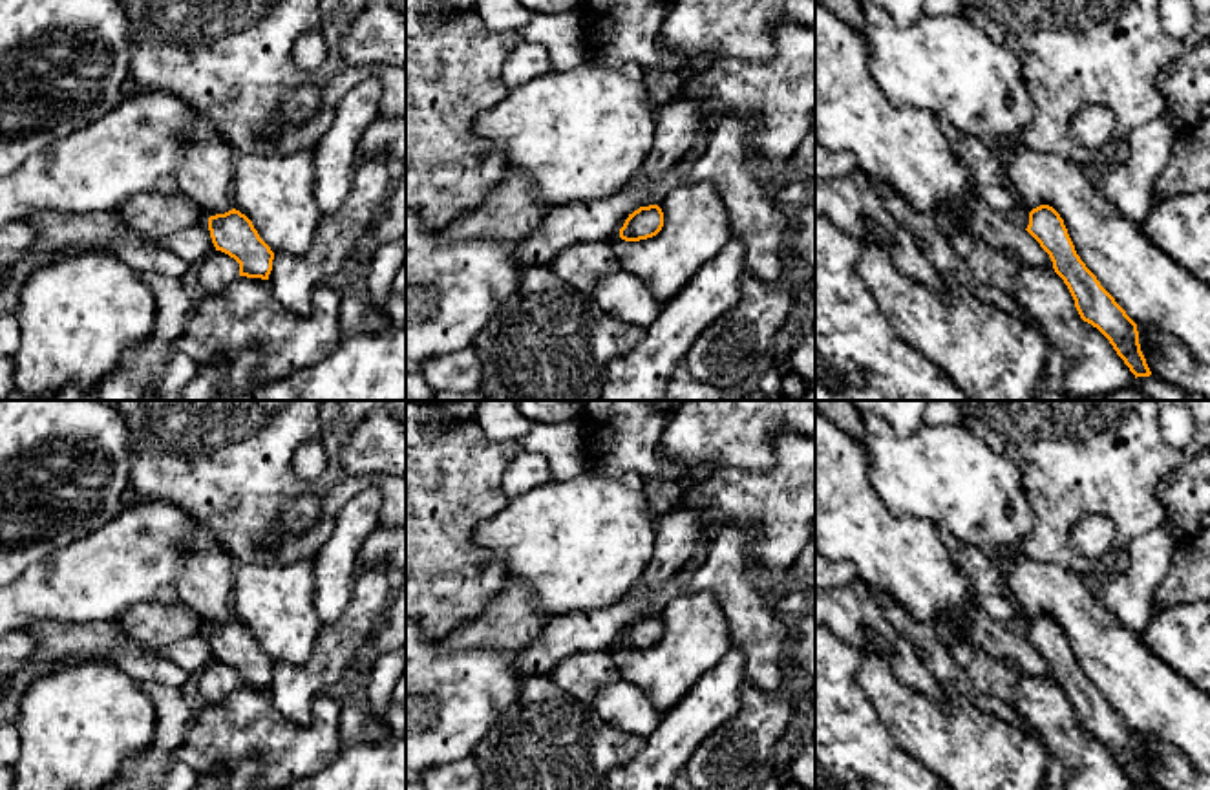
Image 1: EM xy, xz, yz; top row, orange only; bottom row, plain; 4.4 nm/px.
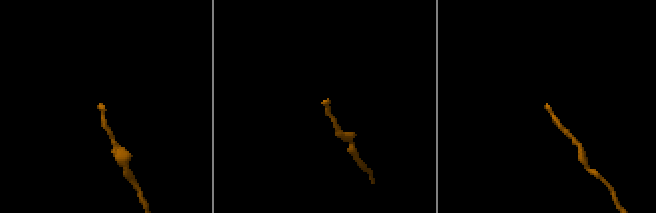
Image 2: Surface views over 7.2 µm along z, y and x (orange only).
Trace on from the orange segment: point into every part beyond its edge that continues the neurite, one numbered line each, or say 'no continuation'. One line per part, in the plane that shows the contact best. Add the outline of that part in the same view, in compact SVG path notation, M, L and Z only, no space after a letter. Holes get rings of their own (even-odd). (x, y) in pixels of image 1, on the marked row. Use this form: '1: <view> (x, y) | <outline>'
1: xy (205, 176) | M199 112L185 124L183 137L185 159L177 166L170 185L190 198L207 218L232 210L236 150Z

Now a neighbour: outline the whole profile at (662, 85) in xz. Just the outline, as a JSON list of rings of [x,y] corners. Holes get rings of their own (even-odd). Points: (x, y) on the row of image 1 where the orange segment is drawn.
[[[689,64],[678,69],[647,69],[645,86],[651,106],[658,110],[676,99],[693,75],[695,71]]]

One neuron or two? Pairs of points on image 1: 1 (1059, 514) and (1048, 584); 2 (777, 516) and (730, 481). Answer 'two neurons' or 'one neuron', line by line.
1: two neurons
2: one neuron

